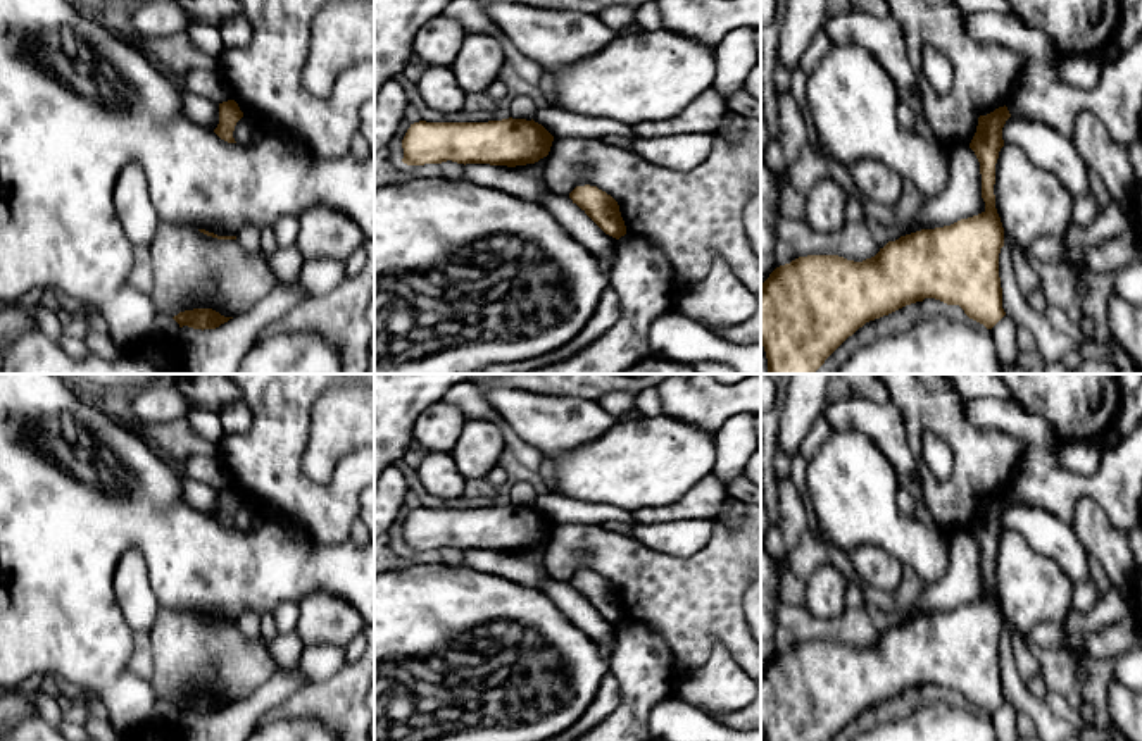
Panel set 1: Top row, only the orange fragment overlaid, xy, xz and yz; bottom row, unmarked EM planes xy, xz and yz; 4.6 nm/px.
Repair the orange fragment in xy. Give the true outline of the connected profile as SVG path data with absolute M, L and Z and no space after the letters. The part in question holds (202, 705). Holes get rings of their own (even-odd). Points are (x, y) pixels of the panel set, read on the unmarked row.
M193 694L193 696L179 698L173 705L179 710L179 713L188 712L204 717L204 715L216 715L233 703L224 703L212 694Z

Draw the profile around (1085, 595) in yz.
M1092 579L1076 582L1071 595L1071 610L1087 613L1099 601L1101 593Z

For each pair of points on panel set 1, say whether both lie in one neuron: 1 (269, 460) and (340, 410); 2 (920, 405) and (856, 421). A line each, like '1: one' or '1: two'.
1: two
2: two

